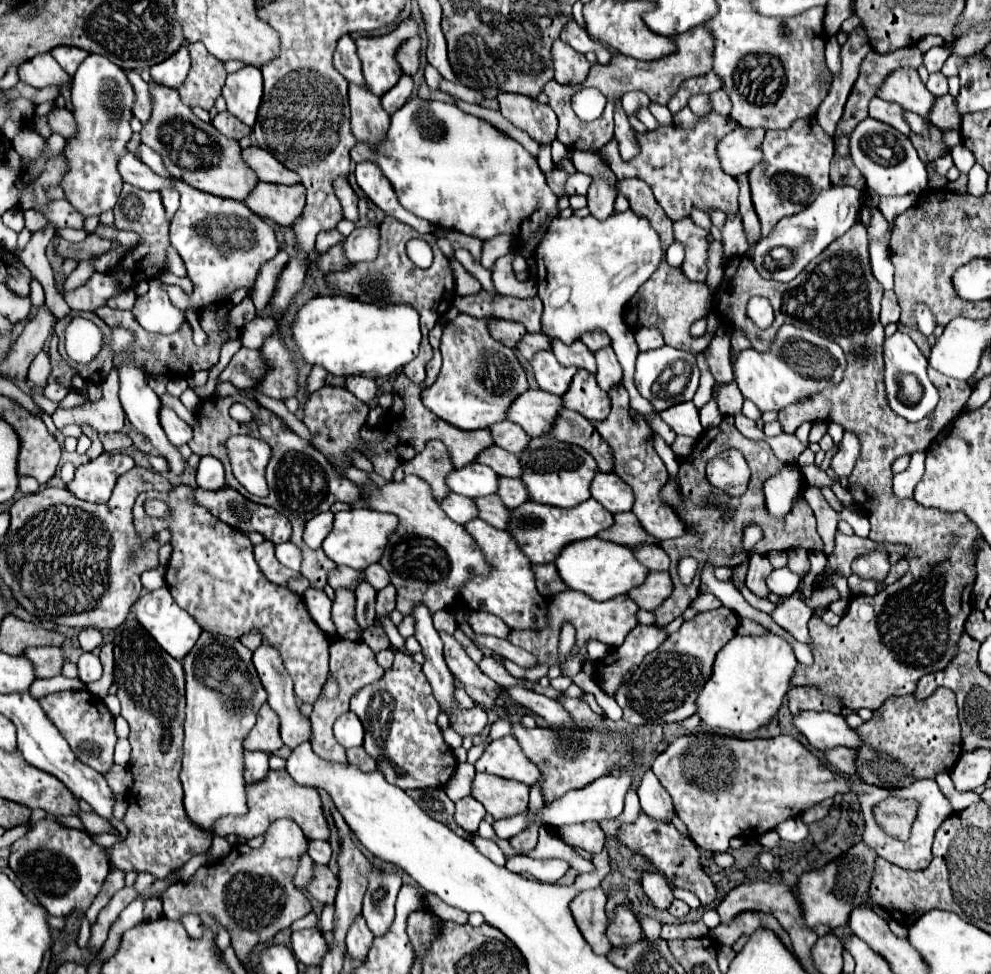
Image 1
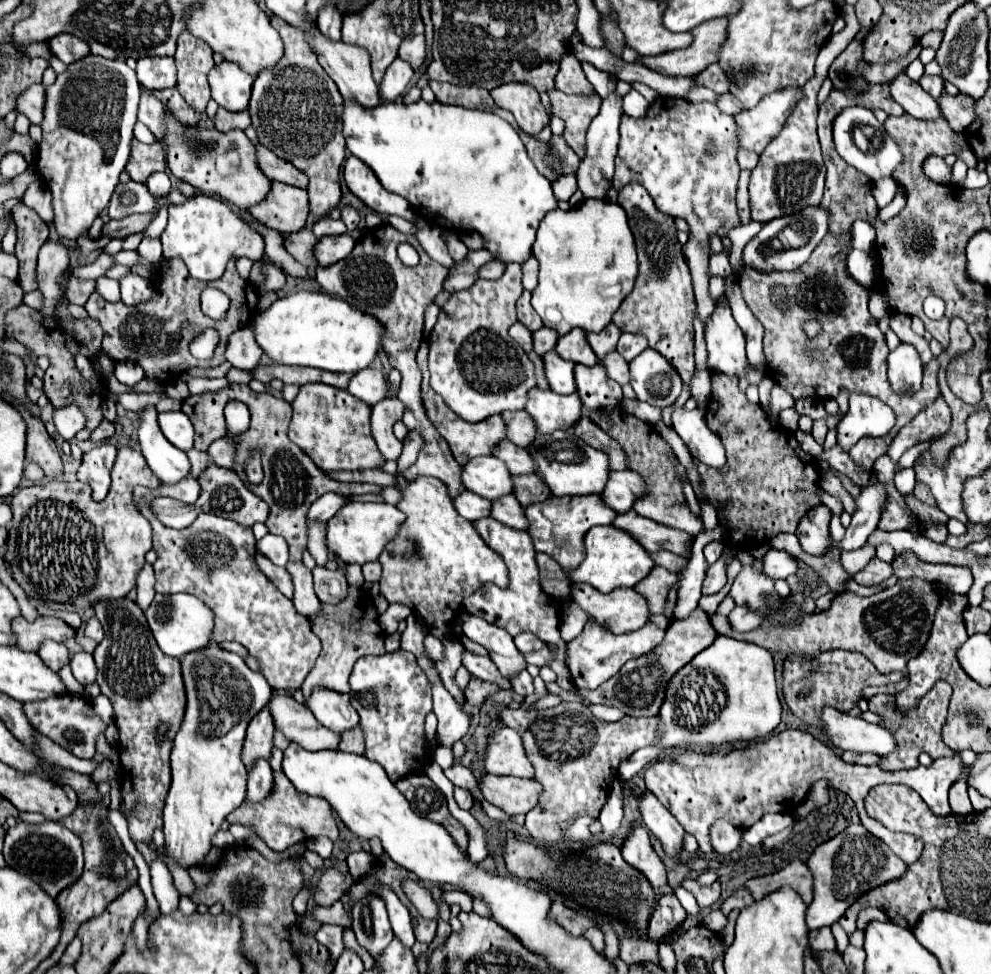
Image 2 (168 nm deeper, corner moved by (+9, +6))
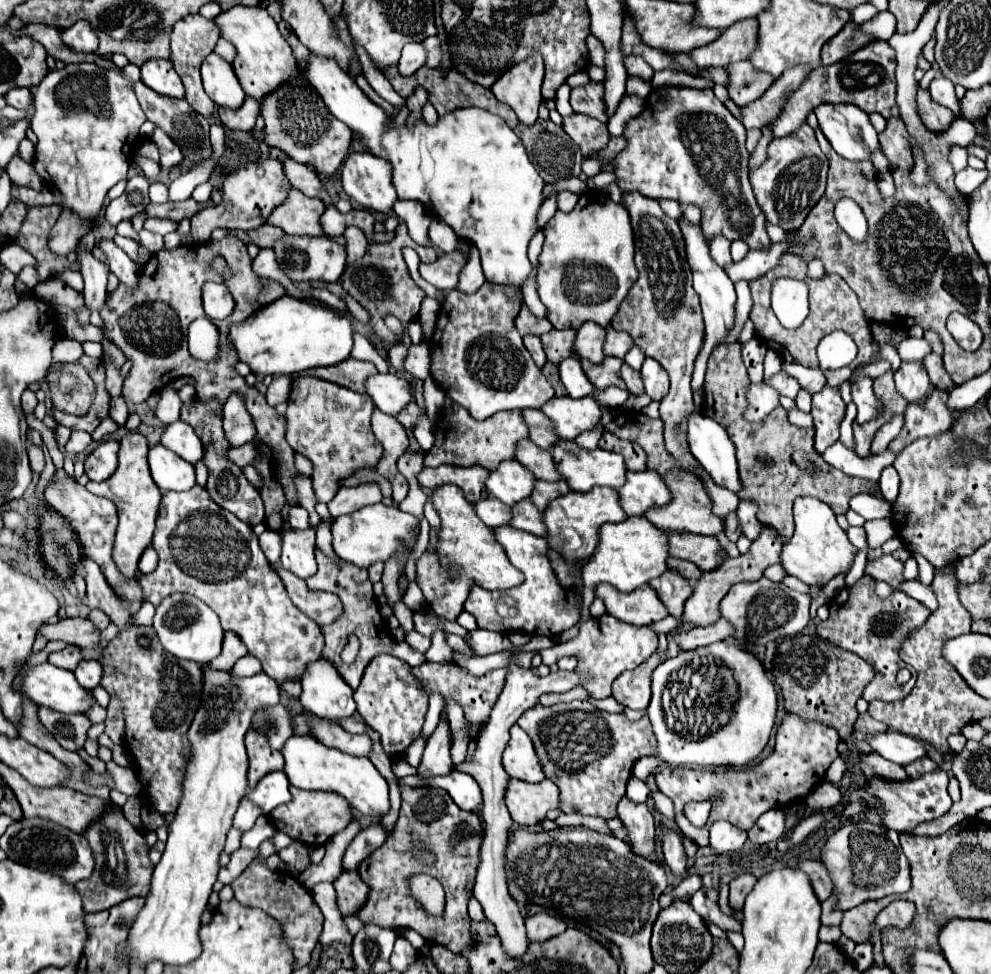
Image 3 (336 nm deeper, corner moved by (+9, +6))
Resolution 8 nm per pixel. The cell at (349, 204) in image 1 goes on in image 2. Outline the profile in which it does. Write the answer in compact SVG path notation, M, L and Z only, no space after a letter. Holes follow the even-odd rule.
M342 206L342 208L340 208L340 214L342 214L342 222L344 222L346 228L352 232L352 230L358 226L358 222L360 222L360 214L358 214L352 206Z

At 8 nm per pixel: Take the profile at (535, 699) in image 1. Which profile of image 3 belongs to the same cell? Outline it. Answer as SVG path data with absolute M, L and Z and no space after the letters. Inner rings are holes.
M446 632L446 642L450 644L450 648L452 648L454 652L460 652L460 654L468 654L468 656L474 656L474 652L472 652L472 650L466 646L466 642L464 642L460 636Z

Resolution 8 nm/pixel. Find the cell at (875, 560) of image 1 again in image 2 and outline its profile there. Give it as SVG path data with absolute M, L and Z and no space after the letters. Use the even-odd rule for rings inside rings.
M872 558L864 570L856 572L852 578L862 586L876 586L882 580L888 580L892 576L892 566L888 562L882 562L880 558Z

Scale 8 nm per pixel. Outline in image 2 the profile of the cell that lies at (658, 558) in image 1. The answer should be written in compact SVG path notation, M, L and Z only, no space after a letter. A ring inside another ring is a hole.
M654 552L654 554L650 554L650 558L654 560L656 566L662 566L662 568L666 568L672 574L680 572L680 568L684 564L684 558L682 556L676 556L672 552Z

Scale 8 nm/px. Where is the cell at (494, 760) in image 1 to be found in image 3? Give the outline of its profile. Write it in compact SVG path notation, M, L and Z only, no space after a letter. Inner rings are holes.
M514 724L510 730L510 742L504 750L502 762L504 762L504 770L512 778L518 778L524 782L540 782L544 778L542 764L536 756L534 744L518 724Z

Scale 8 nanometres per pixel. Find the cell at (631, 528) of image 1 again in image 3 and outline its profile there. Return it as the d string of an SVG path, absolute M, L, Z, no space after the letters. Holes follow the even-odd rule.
M668 532L668 538L670 538L670 556L690 560L704 572L718 568L726 558L726 550L714 536L710 538L710 536Z

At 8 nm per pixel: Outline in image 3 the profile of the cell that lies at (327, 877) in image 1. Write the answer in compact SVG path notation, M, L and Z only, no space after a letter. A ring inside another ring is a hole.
M342 872L334 882L334 888L338 892L338 908L344 916L354 916L368 898L368 886L358 872Z

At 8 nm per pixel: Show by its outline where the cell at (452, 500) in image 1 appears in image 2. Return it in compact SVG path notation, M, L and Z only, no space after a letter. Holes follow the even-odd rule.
M468 490L458 494L452 500L452 504L454 504L456 512L466 520L478 520L478 518L484 518L490 514L490 500L480 498L478 494L472 494Z

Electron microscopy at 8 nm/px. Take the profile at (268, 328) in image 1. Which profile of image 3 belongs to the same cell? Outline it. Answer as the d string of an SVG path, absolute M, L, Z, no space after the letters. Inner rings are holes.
M282 296L270 304L266 304L266 308L258 310L254 316L242 320L242 324L232 324L230 332L228 332L228 340L234 346L238 360L248 364L248 368L252 370L252 374L256 376L292 376L298 374L302 370L310 370L310 368L318 368L318 366L334 366L342 360L346 360L350 356L352 350L352 324L346 316L338 316L338 312L324 308L320 304L312 304L312 302L300 302L292 296Z

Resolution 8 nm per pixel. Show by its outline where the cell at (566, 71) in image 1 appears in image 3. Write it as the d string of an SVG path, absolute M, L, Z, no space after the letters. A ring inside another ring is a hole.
M590 82L586 86L578 86L578 88L572 88L572 94L570 94L570 104L576 112L580 114L588 114L596 120L602 120L602 122L608 122L608 116L606 116L606 104L602 104L602 84L596 84L596 82Z

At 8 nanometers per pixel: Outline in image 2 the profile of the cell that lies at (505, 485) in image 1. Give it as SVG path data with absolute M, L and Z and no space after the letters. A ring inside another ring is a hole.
M536 474L514 476L514 492L512 494L520 500L522 506L534 504L534 502L542 502L542 500L546 500L550 496Z

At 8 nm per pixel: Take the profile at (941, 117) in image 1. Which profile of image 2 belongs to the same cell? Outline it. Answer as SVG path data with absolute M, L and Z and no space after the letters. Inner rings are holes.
M942 94L938 100L942 118L950 124L954 132L966 130L974 122L974 100L966 94Z

